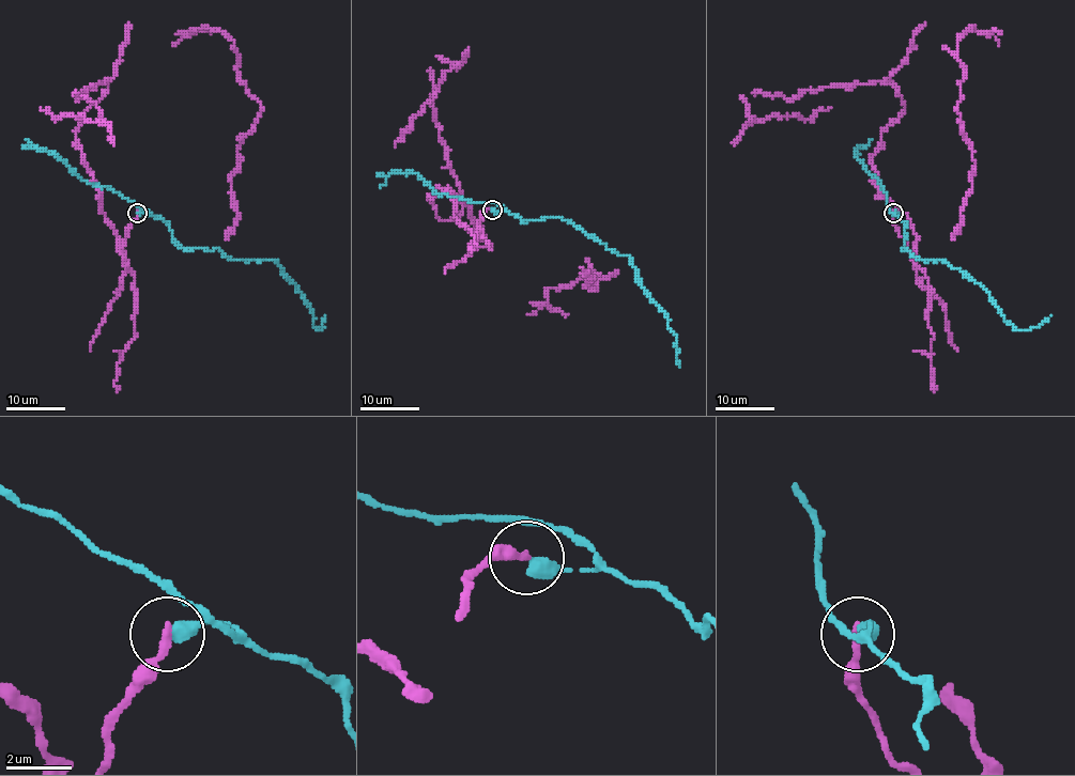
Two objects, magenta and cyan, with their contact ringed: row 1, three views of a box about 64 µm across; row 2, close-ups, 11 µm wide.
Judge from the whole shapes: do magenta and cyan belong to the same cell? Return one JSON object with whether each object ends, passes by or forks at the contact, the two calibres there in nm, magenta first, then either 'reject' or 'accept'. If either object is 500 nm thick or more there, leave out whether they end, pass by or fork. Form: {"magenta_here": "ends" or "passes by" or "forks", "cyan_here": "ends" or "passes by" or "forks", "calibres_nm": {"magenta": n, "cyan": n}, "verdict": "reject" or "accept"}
{"magenta_here": "ends", "cyan_here": "ends", "calibres_nm": {"magenta": 240, "cyan": 480}, "verdict": "reject"}

